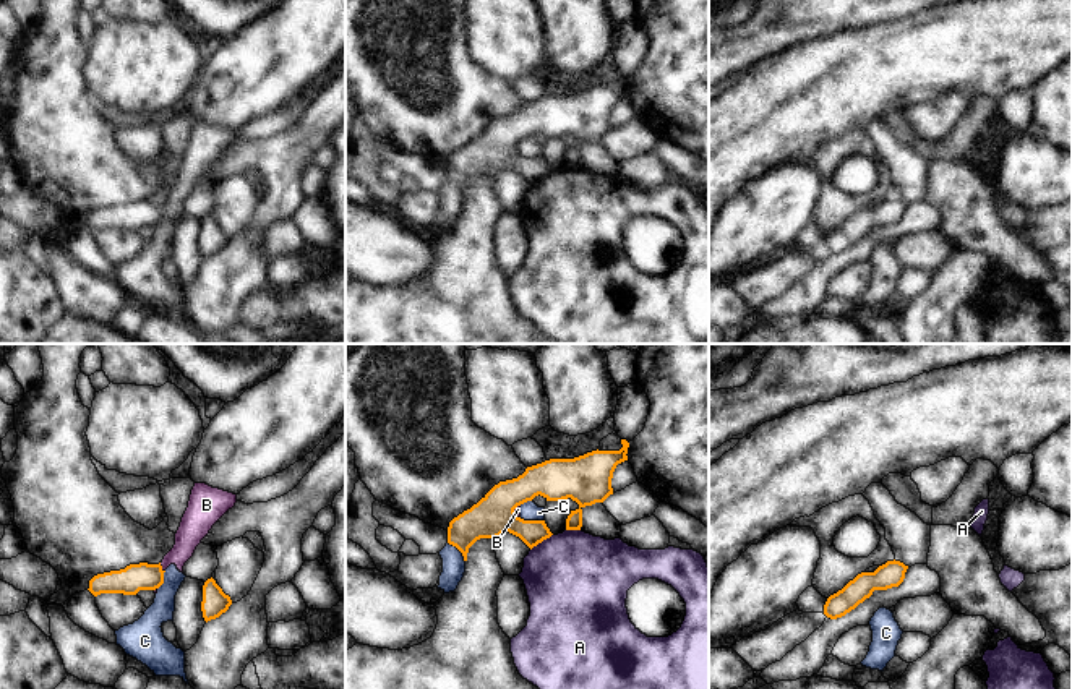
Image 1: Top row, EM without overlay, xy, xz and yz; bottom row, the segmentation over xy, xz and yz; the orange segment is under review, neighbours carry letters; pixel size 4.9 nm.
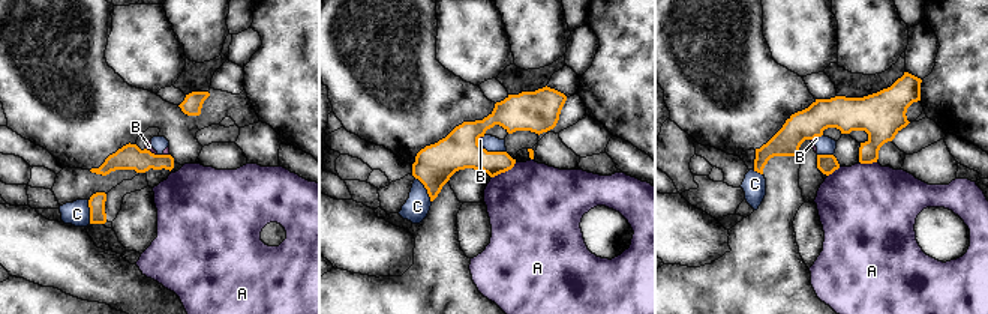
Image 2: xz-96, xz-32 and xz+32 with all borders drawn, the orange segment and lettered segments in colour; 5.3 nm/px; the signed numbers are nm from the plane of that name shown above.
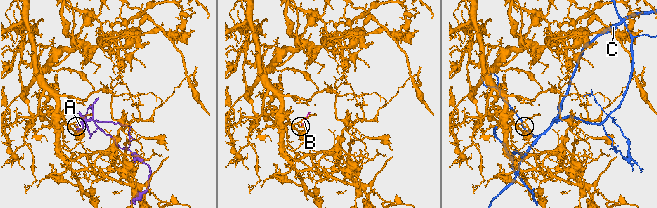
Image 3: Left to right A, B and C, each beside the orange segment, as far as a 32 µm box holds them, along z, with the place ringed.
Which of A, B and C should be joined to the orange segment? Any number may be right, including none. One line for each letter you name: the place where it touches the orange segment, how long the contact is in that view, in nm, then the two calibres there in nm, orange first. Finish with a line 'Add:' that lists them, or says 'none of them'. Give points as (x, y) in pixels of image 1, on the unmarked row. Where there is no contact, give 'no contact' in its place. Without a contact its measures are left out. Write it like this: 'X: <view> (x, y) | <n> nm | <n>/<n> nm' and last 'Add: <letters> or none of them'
Add: none of them

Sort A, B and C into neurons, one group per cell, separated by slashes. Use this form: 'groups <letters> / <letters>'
groups A / B C

